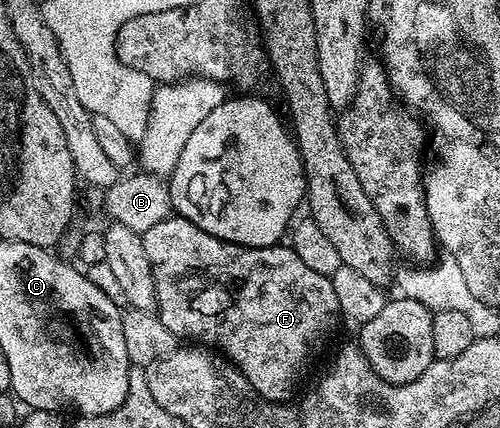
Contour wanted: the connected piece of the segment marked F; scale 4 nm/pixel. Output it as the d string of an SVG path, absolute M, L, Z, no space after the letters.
M177 215L166 217L160 223L156 223L156 227L148 227L148 231L142 234L142 242L144 243L144 252L148 255L148 267L152 271L152 279L154 280L154 290L158 300L156 312L158 318L164 323L164 327L168 327L168 331L172 331L172 335L176 339L191 337L194 340L191 342L197 343L202 347L209 347L225 357L242 374L246 384L254 390L261 400L271 403L285 402L289 398L286 396L297 387L298 380L302 377L302 372L309 367L310 356L313 355L314 348L333 331L334 324L340 321L338 304L336 303L336 291L332 291L330 277L317 271L312 271L289 244L279 243L268 247L260 247L259 249L233 245L224 239L216 239L216 235L208 235L204 231L200 231L200 227L196 227L196 223Z

